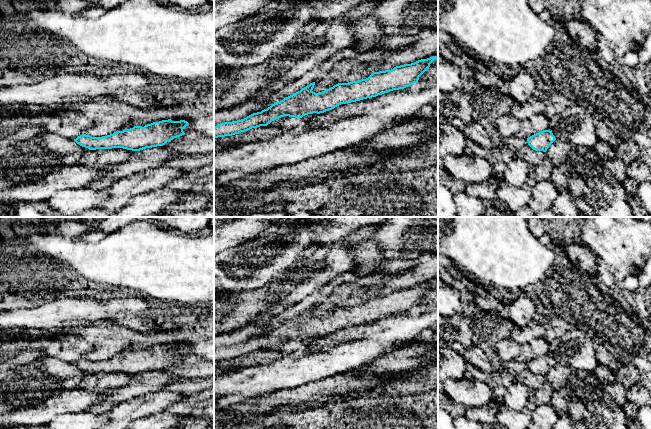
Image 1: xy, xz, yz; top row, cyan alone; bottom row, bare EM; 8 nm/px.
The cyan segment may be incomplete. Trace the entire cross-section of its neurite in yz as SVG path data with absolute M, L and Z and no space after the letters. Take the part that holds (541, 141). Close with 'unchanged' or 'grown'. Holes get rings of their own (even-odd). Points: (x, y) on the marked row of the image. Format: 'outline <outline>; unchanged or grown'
outline M543 130L527 138L528 145L535 151L546 152L549 146L556 140L550 130Z; unchanged

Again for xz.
outline M438 55L411 64L396 66L391 70L373 72L366 79L338 83L320 93L313 92L315 82L310 83L261 112L253 113L241 120L218 124L214 127L214 138L232 136L252 128L267 126L273 120L284 116L300 119L308 114L324 113L341 104L404 89L418 83L419 77L428 70L434 60L438 60Z; unchanged

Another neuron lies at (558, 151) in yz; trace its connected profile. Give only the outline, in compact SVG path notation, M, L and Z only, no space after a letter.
M556 139L545 152L546 157L554 166L567 164L571 148L572 146L569 143Z

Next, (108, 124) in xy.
M107 115L92 120L93 124L86 129L84 134L92 137L102 137L113 134L116 131L123 131L133 128L135 125L115 115Z

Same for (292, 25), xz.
M262 13L246 17L241 21L227 24L214 33L214 70L252 67L267 62L275 53L288 46L302 26L312 20L300 20L287 13Z

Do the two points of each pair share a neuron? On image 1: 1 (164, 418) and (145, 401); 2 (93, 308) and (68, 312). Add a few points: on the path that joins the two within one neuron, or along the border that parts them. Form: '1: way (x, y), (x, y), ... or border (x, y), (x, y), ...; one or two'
1: border (164, 410), (141, 418); two
2: way (87, 311), (74, 312); one

